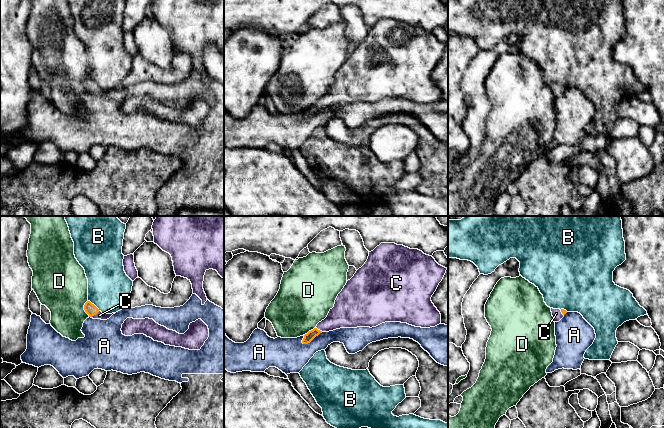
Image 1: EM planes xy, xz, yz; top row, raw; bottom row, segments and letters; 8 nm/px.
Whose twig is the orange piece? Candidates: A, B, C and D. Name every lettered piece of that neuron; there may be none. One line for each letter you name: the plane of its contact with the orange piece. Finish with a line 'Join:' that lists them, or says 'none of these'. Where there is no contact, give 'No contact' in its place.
C: Touches orange in xy
Join: C

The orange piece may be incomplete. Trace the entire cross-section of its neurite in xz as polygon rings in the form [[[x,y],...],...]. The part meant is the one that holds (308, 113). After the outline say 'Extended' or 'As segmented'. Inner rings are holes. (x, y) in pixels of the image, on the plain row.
[[[381,19],[369,28],[365,40],[338,70],[327,93],[304,111],[302,119],[310,119],[322,108],[340,104],[372,104],[385,98],[401,98],[421,104],[439,101],[441,90],[432,79],[431,73],[446,46],[447,44],[439,41],[432,32],[418,25],[410,25],[395,19]]]. Extended

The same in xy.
[[[87,77],[84,81],[85,88],[89,91],[89,93],[93,95],[101,95],[101,96],[107,96],[109,95],[113,90],[105,90],[102,89],[94,80],[92,80],[90,77]]]. Extended

